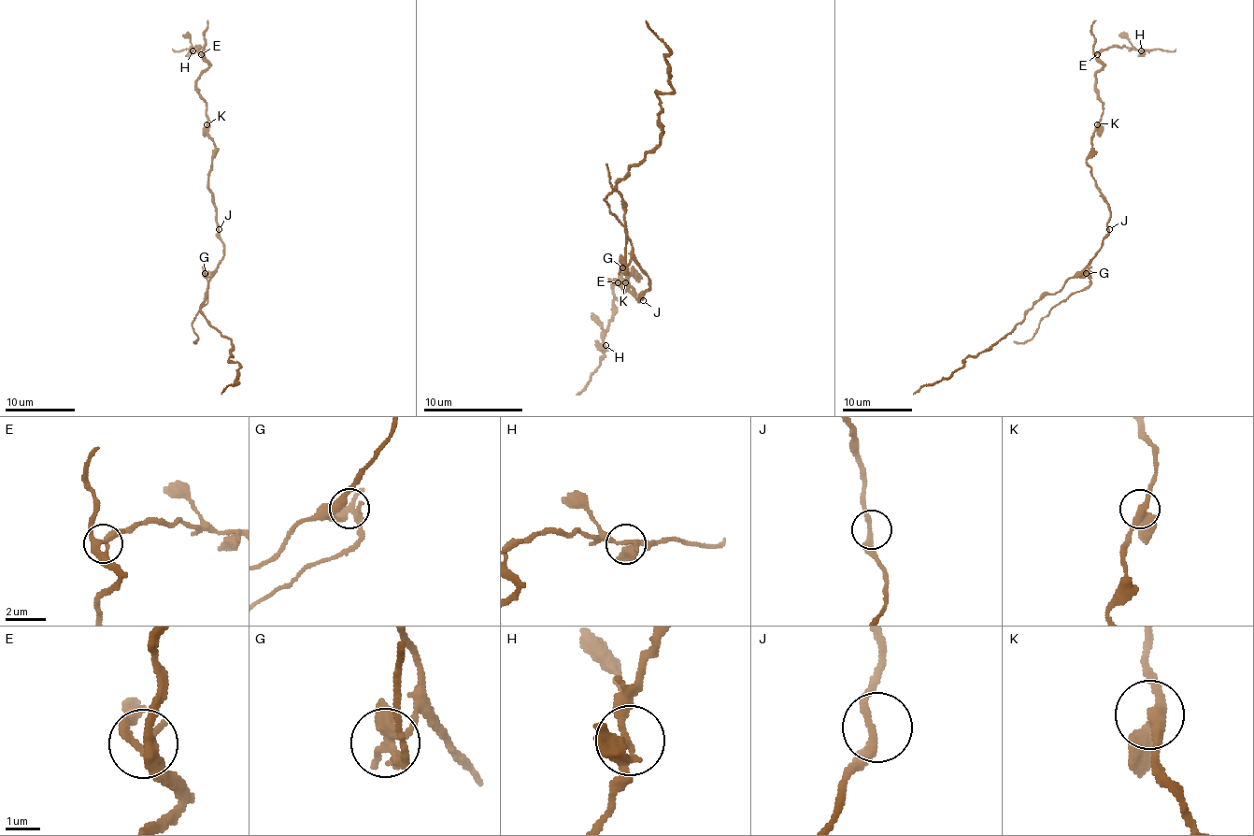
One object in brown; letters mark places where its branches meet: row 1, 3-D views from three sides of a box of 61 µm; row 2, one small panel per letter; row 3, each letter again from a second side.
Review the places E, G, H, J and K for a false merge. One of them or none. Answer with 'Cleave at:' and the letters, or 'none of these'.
Cleave at: G

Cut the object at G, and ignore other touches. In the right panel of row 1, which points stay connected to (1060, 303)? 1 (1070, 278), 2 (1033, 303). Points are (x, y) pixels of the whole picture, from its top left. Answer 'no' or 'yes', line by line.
1: no
2: no

